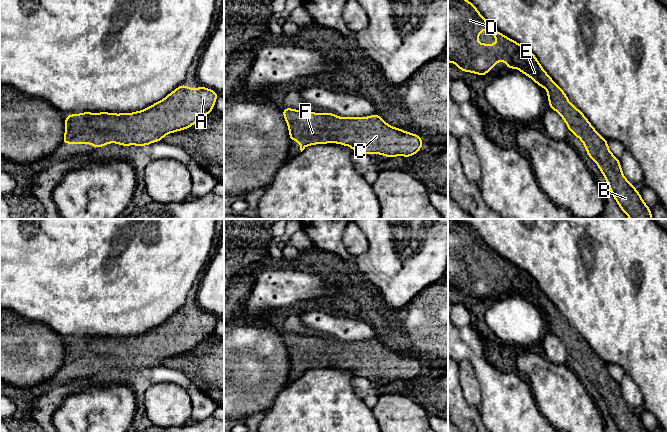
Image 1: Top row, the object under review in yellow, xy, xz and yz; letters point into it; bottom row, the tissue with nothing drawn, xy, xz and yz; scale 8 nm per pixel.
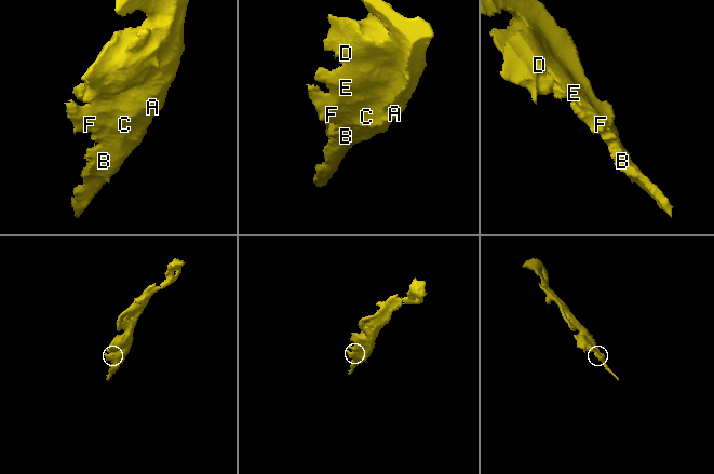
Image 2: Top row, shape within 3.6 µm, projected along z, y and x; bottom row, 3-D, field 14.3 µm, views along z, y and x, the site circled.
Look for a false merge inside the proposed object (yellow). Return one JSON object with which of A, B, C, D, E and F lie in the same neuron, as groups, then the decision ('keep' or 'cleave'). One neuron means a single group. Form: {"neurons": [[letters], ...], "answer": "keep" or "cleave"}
{"neurons": [["A", "B", "C", "D", "E", "F"]], "answer": "keep"}

